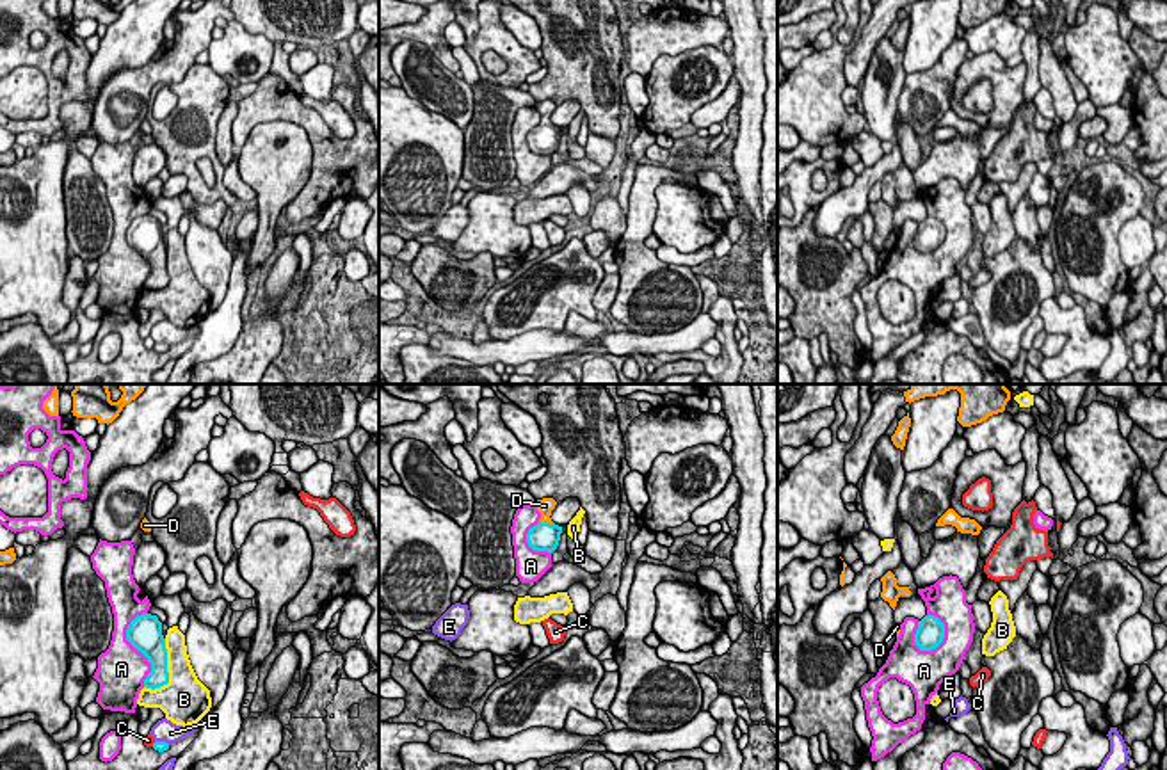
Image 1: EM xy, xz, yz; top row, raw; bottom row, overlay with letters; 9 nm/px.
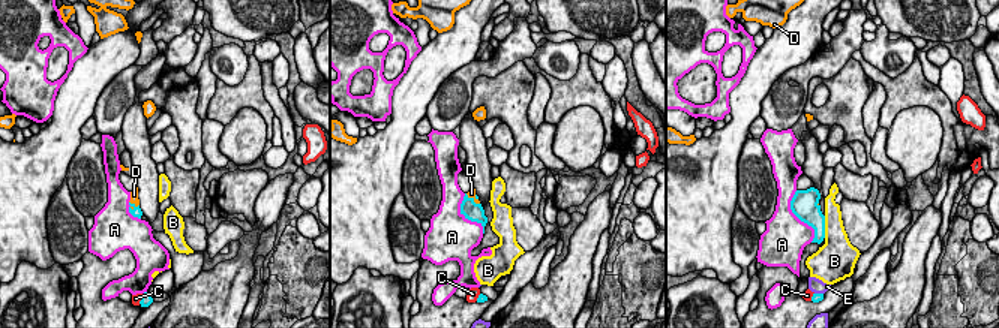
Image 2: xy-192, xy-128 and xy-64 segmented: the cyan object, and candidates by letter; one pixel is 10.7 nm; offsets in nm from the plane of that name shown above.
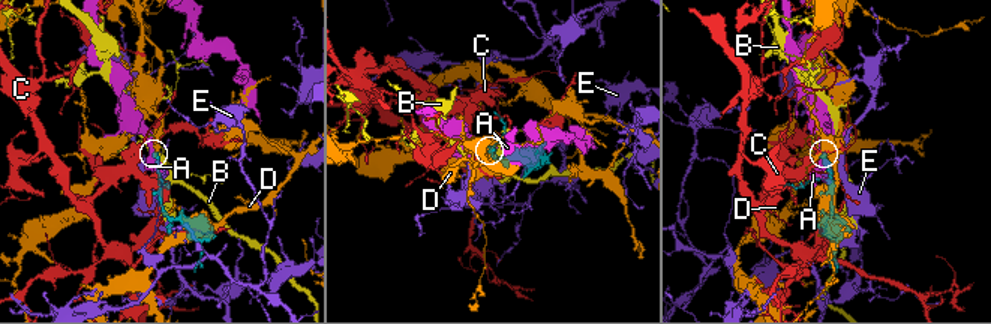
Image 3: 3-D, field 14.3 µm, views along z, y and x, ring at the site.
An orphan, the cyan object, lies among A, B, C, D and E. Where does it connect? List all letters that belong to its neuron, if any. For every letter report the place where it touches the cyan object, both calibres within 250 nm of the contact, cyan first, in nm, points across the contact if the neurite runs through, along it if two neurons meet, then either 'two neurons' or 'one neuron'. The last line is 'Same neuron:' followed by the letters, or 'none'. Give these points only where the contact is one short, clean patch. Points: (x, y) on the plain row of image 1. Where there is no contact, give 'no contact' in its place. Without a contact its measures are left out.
A: meets cyan in yz at (943, 239); 260 nm thick on the cyan side, 300 nm on the other; two neurons
B: meets cyan in xy at (166, 272); 220 nm thick on the cyan side, 340 nm on the other; two neurons
C: meets cyan in xy at (153, 345); 100 nm thick on the cyan side, 90 nm on the other; two neurons
D: meets cyan in xz at (547, 125); 260 nm thick on the cyan side, 140 nm on the other; runs through xz (541, 139), (547, 134), (547, 125), (545, 107); one neuron
E: meets cyan in xy at (162, 344); 100 nm thick on the cyan side, 200 nm on the other; two neurons
Same neuron: D

